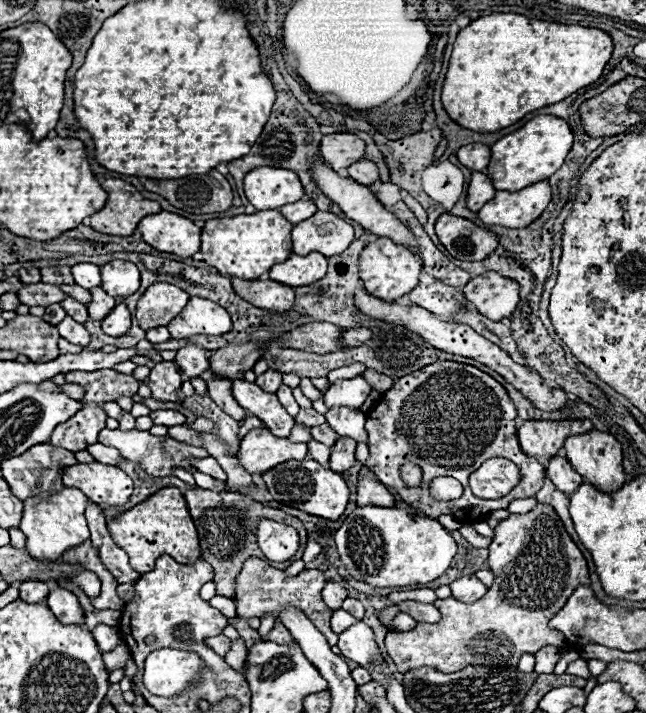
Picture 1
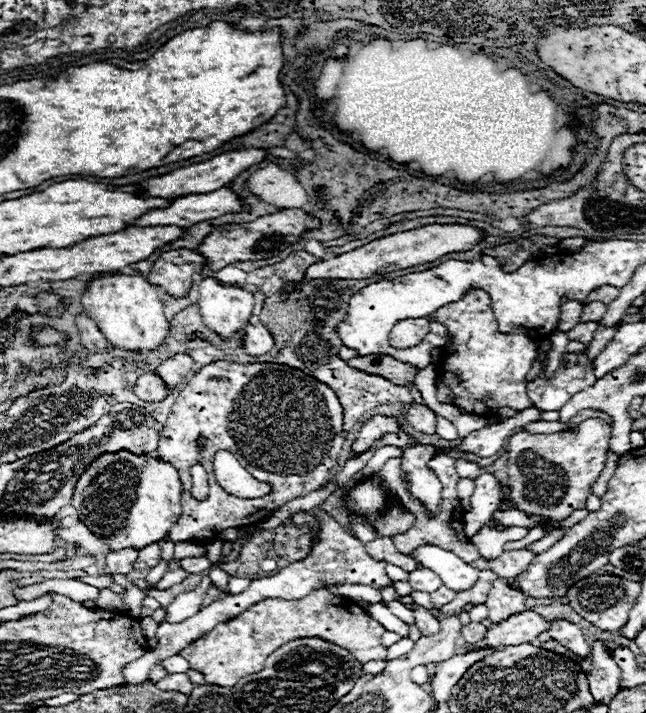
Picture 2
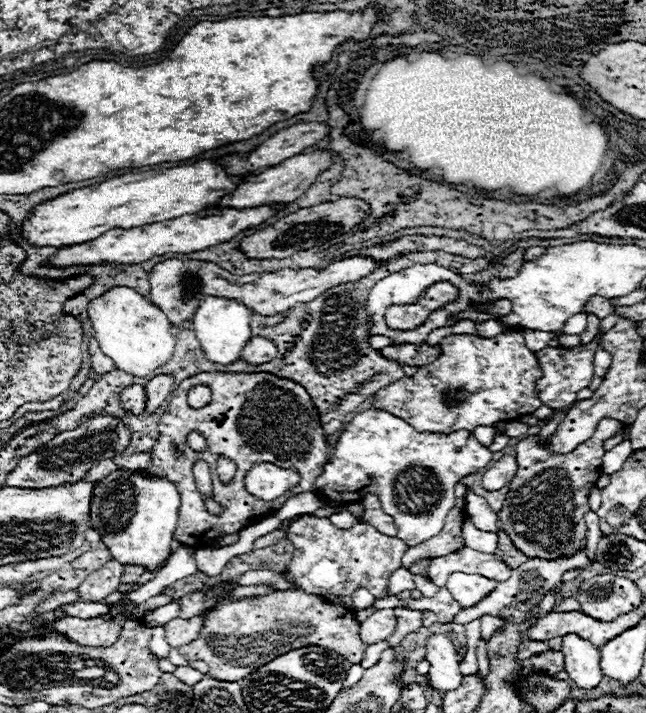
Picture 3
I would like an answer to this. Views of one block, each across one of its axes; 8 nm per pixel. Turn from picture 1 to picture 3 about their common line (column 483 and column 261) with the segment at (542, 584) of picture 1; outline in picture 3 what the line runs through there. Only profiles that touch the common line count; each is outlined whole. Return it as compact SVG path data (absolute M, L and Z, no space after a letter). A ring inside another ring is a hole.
M278 590L268 596L240 602L222 602L220 596L208 614L200 638L180 646L180 654L186 660L204 660L210 666L208 676L220 682L238 682L276 656L312 644L332 648L352 664L360 664L368 648L360 638L360 622L356 620L354 610L328 604L320 596L302 590Z

